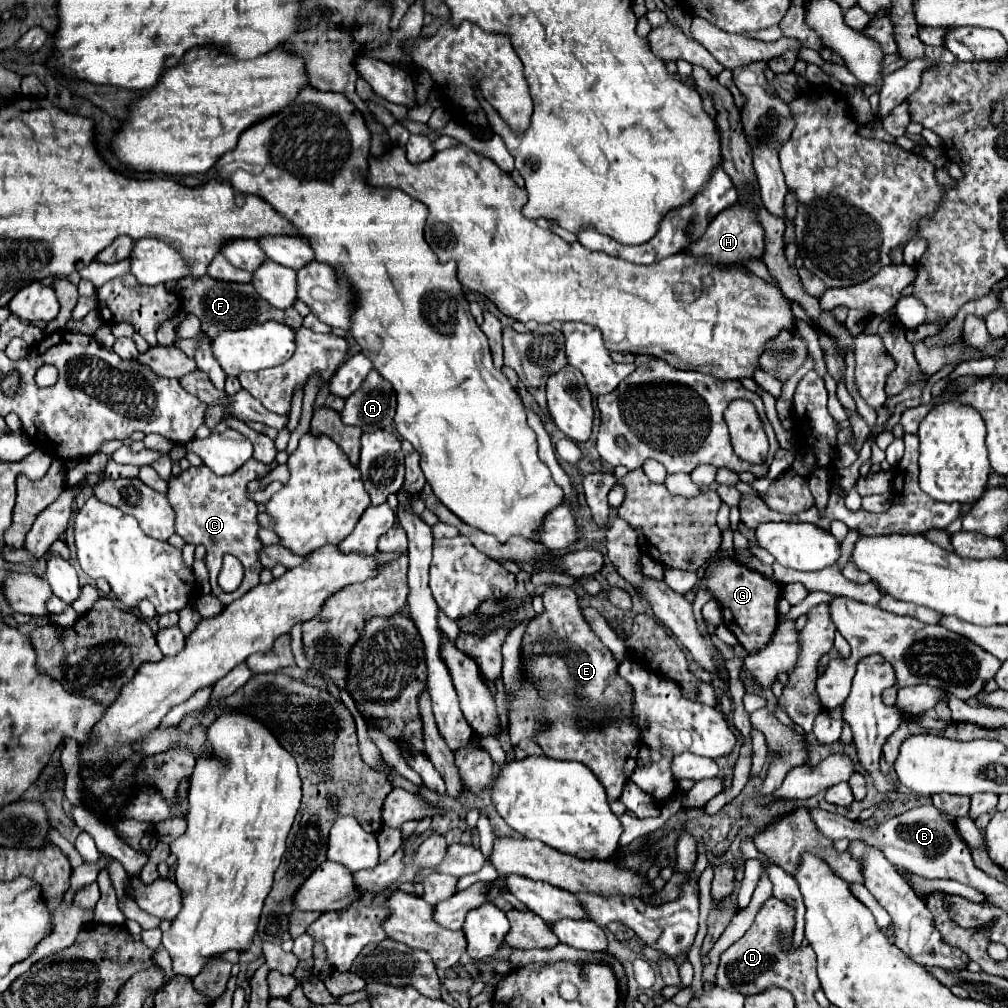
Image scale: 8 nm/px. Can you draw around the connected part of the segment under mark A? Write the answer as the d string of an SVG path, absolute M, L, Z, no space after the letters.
M375 369L363 381L363 387L355 391L341 413L345 425L357 425L363 431L377 431L393 425L395 415L395 391Z

